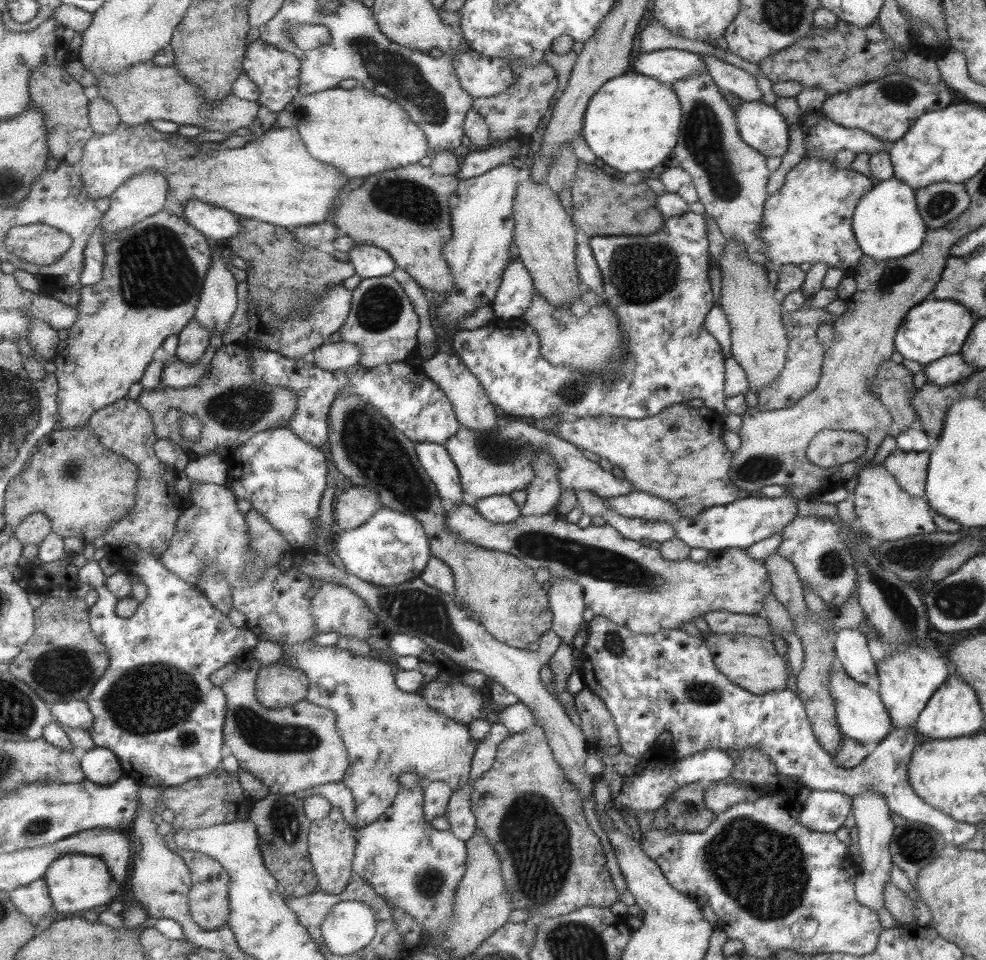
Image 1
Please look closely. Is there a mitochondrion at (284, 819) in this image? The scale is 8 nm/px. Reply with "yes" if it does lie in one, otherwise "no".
yes

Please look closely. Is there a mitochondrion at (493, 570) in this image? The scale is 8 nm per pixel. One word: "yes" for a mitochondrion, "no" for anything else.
no

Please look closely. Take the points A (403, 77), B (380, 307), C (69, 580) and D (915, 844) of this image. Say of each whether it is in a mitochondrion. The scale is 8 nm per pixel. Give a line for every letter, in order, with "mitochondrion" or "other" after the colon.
A: mitochondrion
B: mitochondrion
C: other
D: mitochondrion

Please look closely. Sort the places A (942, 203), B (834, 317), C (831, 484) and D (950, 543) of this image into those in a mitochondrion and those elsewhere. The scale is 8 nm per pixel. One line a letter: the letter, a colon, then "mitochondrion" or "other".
A: mitochondrion
B: other
C: other
D: other

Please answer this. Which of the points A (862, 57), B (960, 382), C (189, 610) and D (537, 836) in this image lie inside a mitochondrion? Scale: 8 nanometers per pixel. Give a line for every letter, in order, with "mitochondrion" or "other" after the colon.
A: mitochondrion
B: other
C: other
D: mitochondrion

